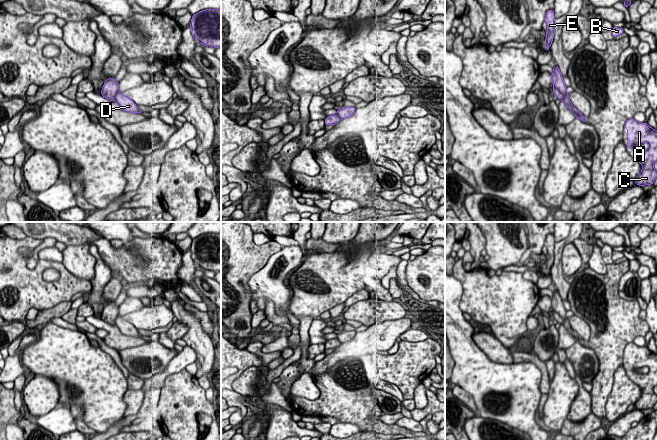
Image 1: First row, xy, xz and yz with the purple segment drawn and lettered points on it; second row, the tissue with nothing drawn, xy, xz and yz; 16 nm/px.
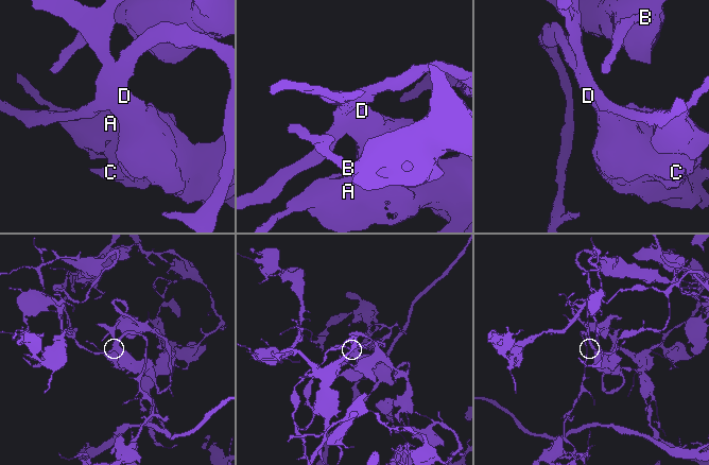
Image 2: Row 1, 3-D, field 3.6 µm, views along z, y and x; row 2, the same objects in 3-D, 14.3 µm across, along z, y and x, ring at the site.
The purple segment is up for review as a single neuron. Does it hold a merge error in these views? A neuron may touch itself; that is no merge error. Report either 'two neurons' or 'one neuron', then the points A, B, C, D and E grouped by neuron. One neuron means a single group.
one neuron | A B C D E

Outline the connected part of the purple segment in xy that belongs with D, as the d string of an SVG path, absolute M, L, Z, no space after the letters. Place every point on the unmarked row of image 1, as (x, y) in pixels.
M114 301L109 302L102 311L101 319L110 325L116 325L119 331L124 335L141 337L142 335L138 330L130 322L124 320L118 312L119 306L117 306Z

